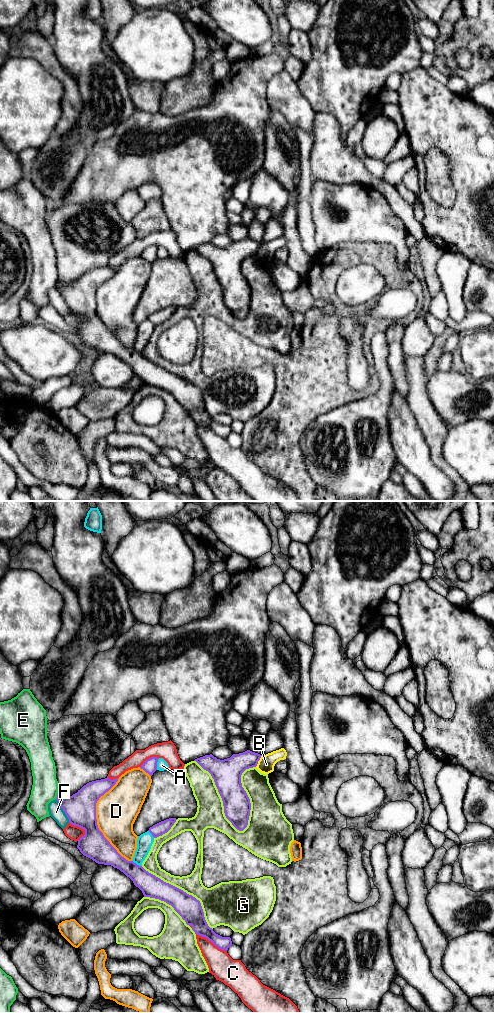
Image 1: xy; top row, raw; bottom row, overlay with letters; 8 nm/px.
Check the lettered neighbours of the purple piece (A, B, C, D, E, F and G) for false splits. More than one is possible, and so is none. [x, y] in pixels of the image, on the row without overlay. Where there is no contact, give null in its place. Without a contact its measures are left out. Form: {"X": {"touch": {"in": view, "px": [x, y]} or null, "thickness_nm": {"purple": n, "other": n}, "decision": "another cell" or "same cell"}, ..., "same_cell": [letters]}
{"A": {"touch": {"in": "xy", "px": [156, 252]}, "thickness_nm": {"purple": 110, "other": 90}, "decision": "another cell"}, "B": {"touch": {"in": "xy", "px": [258, 248]}, "thickness_nm": {"purple": 200, "other": 130}, "decision": "another cell"}, "C": {"touch": {"in": "xy", "px": [211, 429]}, "thickness_nm": {"purple": 160, "other": 200}, "decision": "another cell"}, "D": {"touch": {"in": "xy", "px": [96, 309]}, "thickness_nm": {"purple": 260, "other": 340}, "decision": "another cell"}, "E": {"touch": {"in": "xy", "px": [57, 283]}, "thickness_nm": {"purple": 260, "other": 200}, "decision": "another cell"}, "F": {"touch": {"in": "xy", "px": [63, 298]}, "thickness_nm": {"purple": 260, "other": 110}, "decision": "another cell"}, "G": {"touch": {"in": "xy", "px": [220, 283]}, "thickness_nm": {"purple": 220, "other": 220}, "decision": "another cell"}, "same_cell": []}

